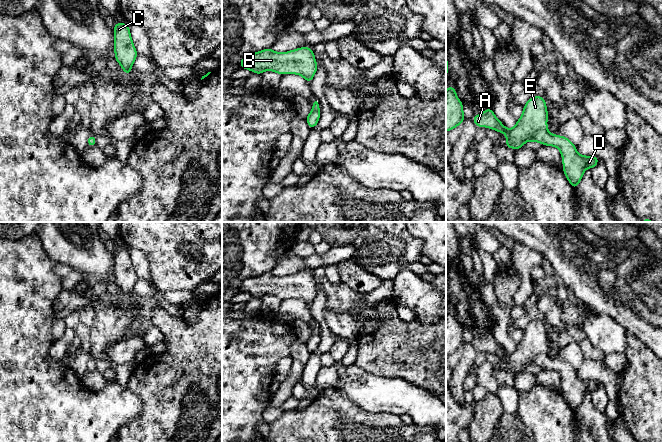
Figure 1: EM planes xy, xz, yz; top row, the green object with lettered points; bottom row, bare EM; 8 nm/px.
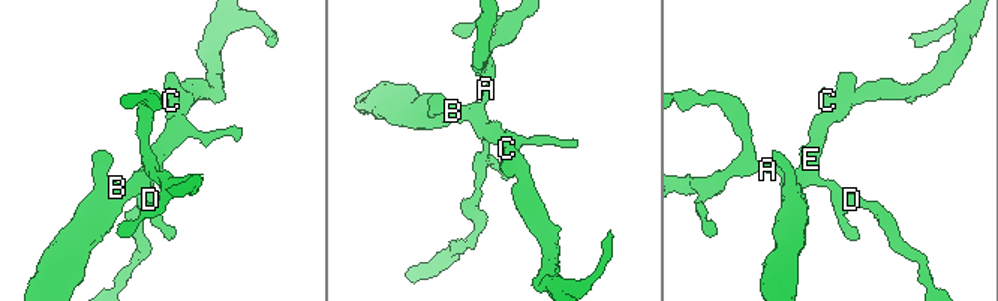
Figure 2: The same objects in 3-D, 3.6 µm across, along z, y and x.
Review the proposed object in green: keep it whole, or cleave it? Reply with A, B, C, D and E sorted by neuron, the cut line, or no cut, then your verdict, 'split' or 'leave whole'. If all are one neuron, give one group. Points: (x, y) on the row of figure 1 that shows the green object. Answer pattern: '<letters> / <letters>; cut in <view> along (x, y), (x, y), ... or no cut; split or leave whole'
A B C D E; no cut; leave whole

